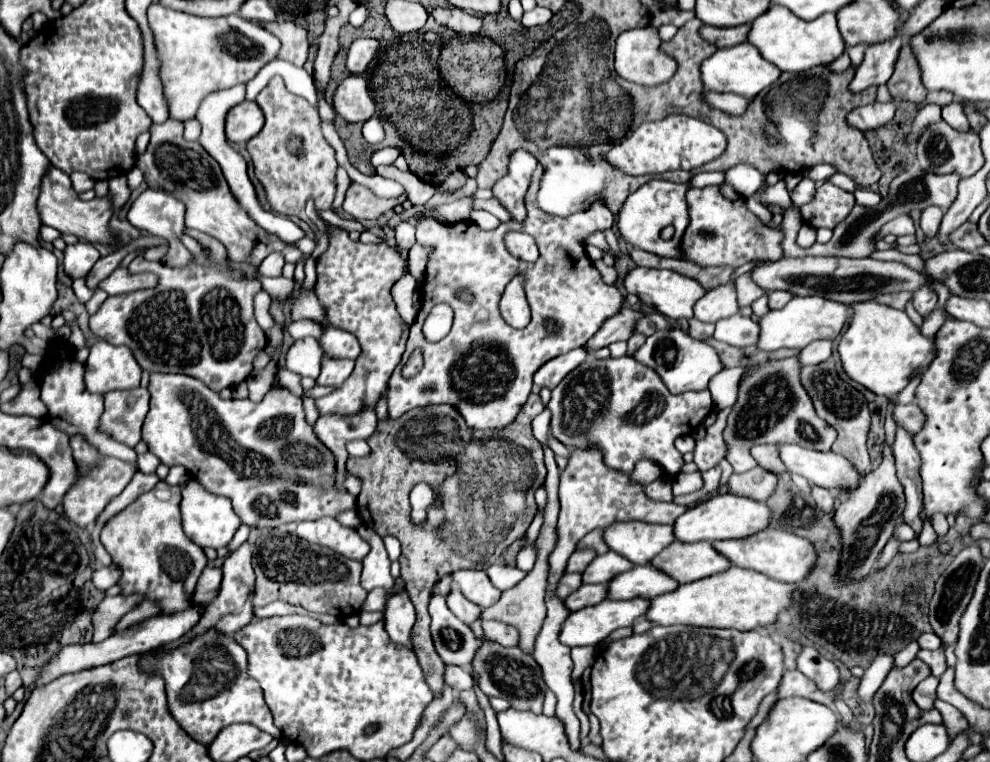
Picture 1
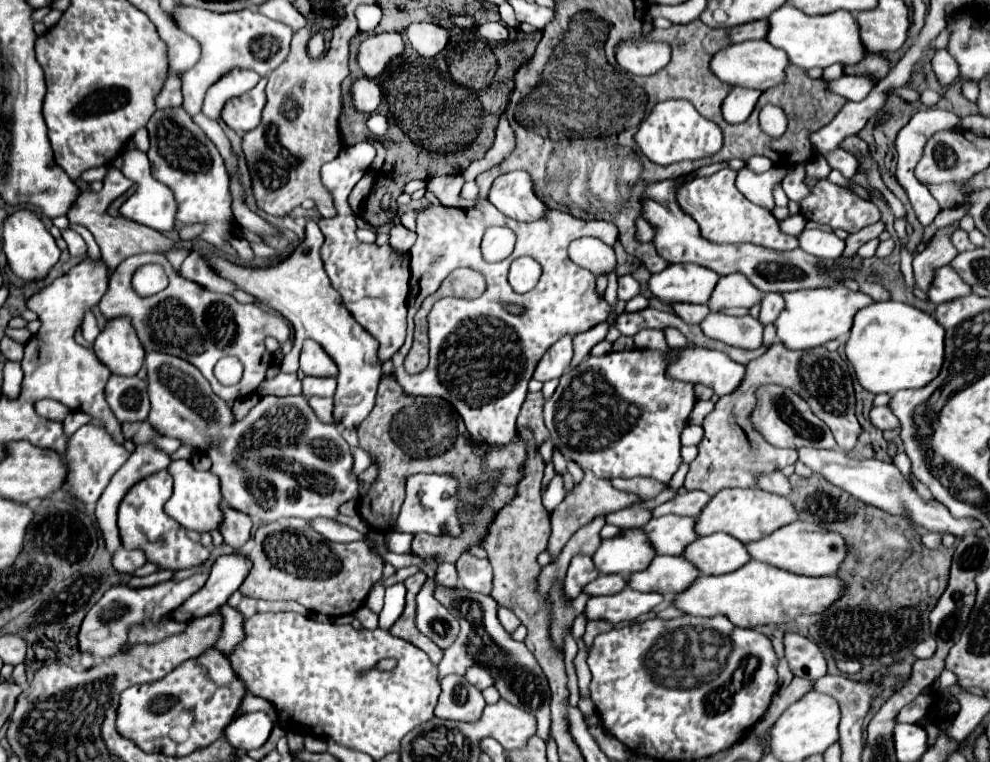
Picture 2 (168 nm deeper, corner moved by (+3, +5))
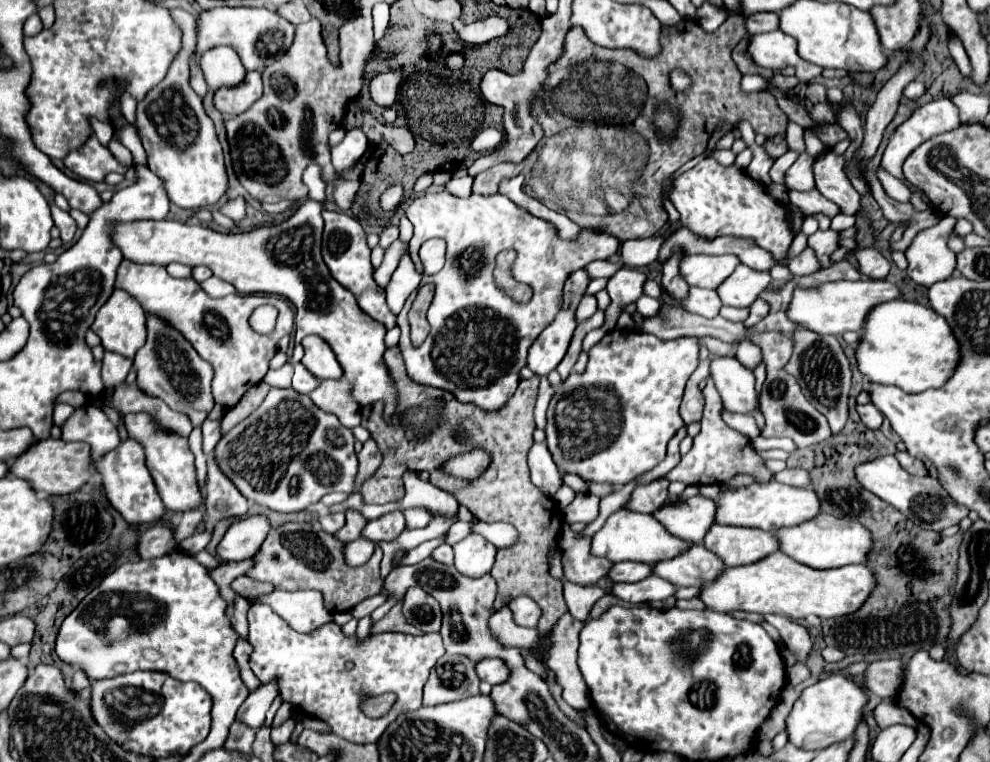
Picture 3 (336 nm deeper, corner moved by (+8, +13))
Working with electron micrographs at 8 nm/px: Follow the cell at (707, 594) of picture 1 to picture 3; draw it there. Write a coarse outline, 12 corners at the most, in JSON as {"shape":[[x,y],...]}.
{"shape":[[774,551],[698,597],[718,613],[842,617],[872,591],[866,565],[818,571]]}

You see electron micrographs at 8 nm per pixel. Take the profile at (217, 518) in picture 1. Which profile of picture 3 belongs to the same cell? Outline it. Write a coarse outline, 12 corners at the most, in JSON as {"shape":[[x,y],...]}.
{"shape":[[146,413],[124,417],[166,509],[200,509],[188,439]]}

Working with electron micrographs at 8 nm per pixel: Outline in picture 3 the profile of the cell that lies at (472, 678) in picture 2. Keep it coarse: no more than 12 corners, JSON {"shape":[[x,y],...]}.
{"shape":[[500,659],[476,663],[480,681],[498,685],[508,679],[508,667]]}

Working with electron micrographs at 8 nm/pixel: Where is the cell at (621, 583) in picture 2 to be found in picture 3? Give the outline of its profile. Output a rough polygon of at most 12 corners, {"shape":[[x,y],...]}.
{"shape":[[634,561],[614,563],[612,583],[636,583],[652,573],[650,565]]}

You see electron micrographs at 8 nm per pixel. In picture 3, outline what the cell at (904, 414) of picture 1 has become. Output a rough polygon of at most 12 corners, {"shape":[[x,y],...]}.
{"shape":[[874,403],[858,405],[864,425],[878,429],[882,425],[882,413]]}

